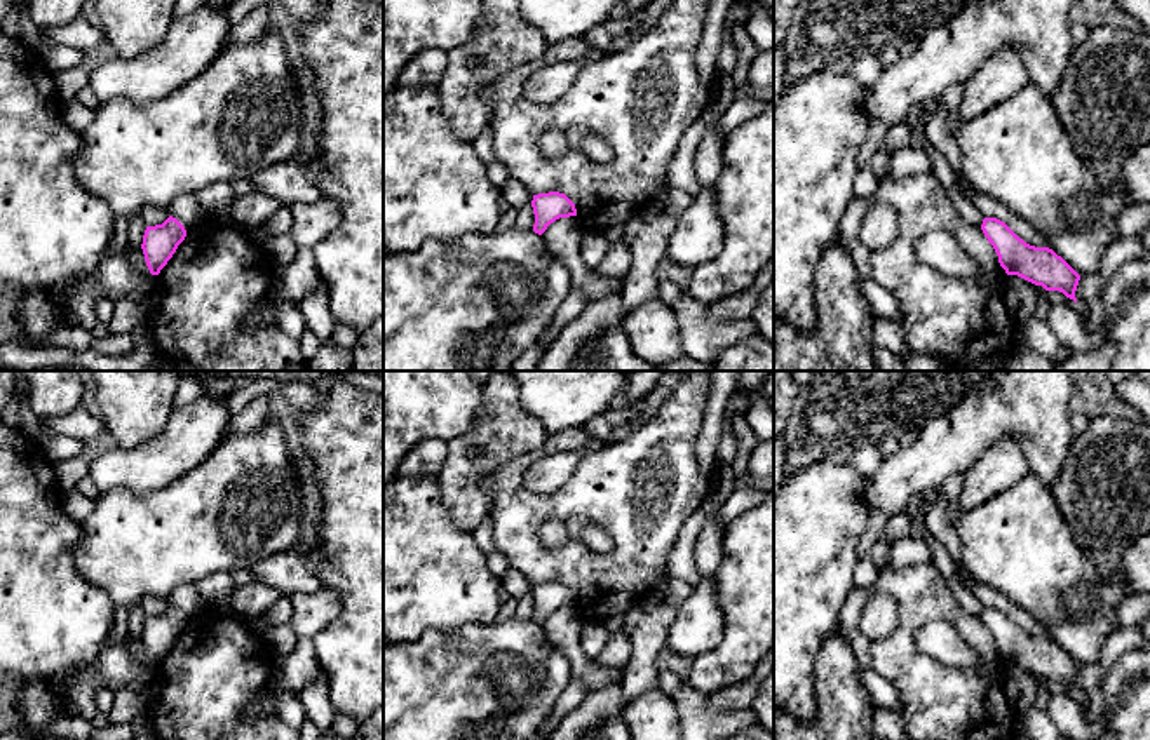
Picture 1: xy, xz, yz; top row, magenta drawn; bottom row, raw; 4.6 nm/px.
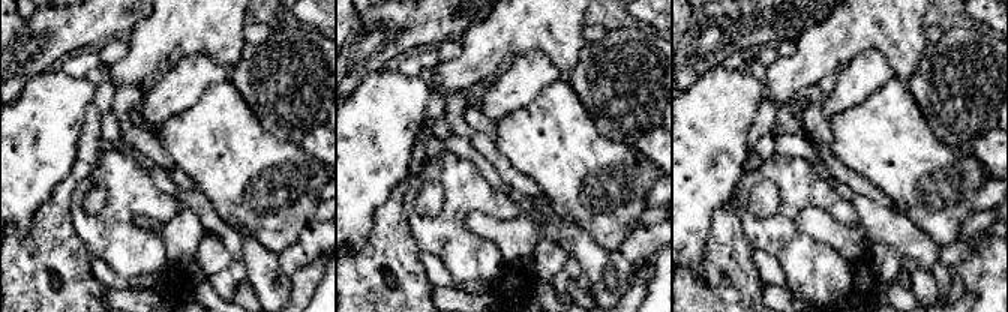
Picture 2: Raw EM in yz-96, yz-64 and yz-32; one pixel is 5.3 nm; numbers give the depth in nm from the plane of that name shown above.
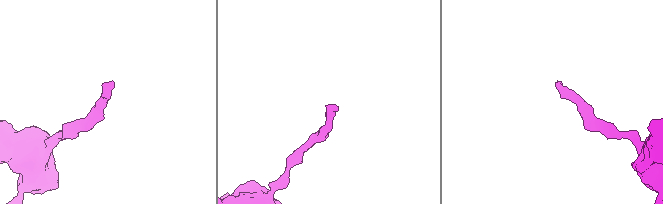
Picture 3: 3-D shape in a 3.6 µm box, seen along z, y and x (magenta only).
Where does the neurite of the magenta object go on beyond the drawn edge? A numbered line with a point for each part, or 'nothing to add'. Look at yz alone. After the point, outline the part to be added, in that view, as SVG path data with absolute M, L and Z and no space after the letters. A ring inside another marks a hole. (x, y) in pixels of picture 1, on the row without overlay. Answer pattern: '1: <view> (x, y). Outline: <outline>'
nothing to add

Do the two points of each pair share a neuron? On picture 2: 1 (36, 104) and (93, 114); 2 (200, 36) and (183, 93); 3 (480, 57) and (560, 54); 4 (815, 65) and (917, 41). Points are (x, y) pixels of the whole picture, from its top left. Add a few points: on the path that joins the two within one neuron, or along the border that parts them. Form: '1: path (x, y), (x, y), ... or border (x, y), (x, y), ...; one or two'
1: border (92, 99), (77, 147); two
2: border (185, 53), (204, 53), (227, 71); two
3: path (500, 41), (540, 41); one
4: path (840, 39), (891, 38); one

